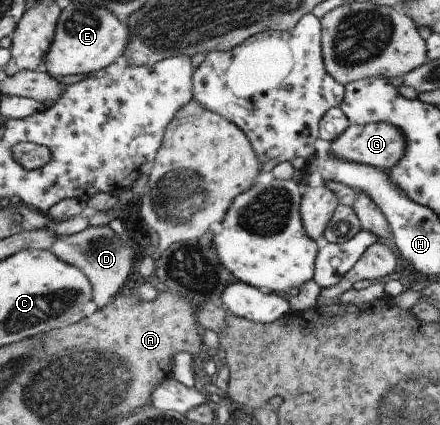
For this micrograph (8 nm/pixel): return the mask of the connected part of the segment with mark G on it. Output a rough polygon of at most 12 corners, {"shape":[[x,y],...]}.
{"shape":[[389,123],[349,124],[329,143],[338,159],[386,171],[402,155]]}

